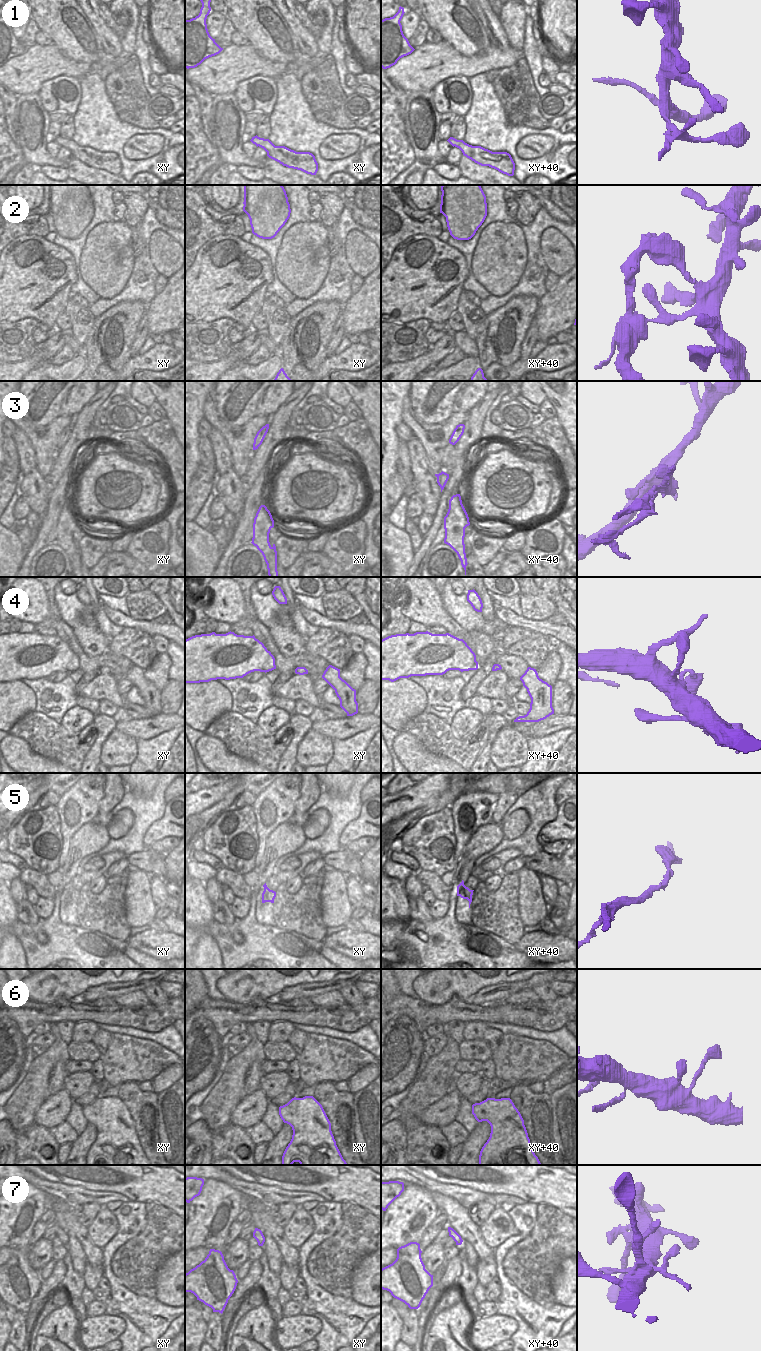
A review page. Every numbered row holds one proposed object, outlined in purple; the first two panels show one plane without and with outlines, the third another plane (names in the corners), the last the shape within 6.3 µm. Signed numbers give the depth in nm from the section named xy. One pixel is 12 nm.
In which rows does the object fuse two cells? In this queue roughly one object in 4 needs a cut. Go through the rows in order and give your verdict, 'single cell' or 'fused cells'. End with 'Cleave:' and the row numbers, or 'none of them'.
1: fused cells
2: fused cells
3: fused cells
4: single cell
5: single cell
6: single cell
7: single cell
Cleave: 1, 2, 3

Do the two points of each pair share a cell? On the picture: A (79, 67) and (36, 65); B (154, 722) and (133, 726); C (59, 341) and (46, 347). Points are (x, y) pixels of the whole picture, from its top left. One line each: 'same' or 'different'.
A: same
B: same
C: same

